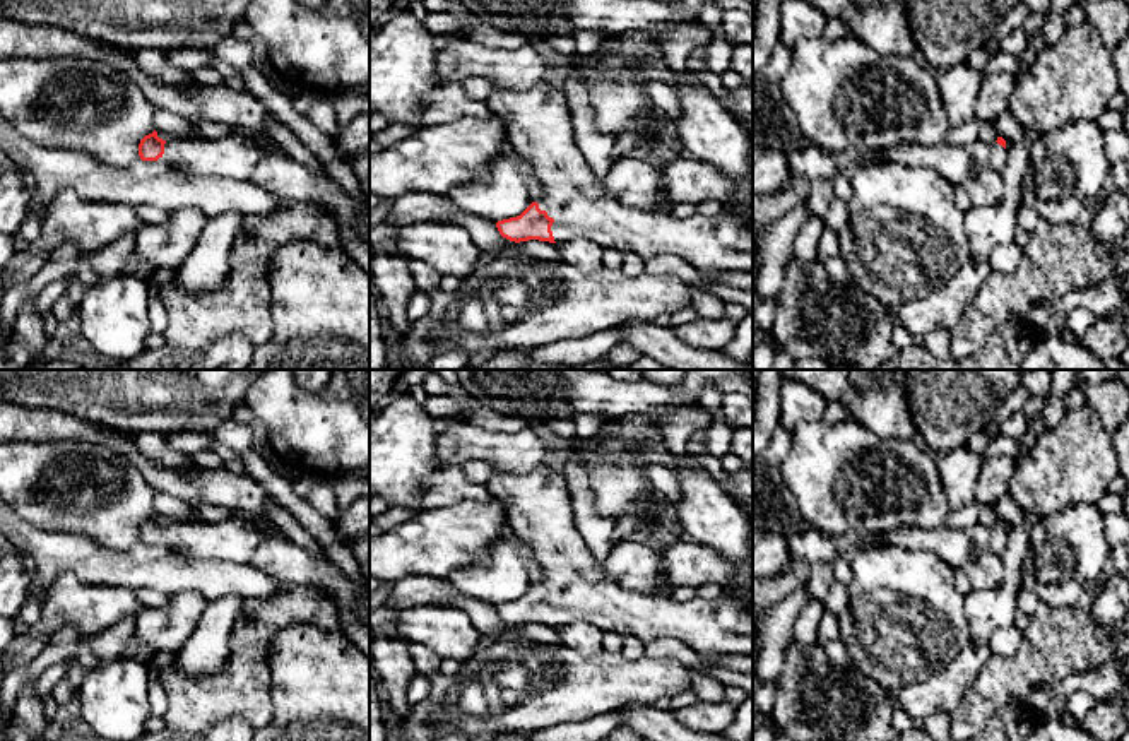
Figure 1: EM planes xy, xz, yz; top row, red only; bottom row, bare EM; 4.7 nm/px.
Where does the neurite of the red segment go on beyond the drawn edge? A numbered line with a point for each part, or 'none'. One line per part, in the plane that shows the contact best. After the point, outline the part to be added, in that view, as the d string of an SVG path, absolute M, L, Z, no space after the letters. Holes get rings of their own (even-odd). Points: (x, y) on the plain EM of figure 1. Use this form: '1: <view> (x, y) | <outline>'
1: xz (539, 509) | M553 460L530 472L501 472L493 464L491 467L494 472L486 486L493 498L506 507L510 529L517 541L534 551L542 568L542 580L534 585L554 602L551 614L556 626L583 621L604 633L636 637L645 643L657 638L676 638L701 657L753 655L753 609L742 601L722 596L676 602L665 596L623 589L609 578L576 531L566 479Z

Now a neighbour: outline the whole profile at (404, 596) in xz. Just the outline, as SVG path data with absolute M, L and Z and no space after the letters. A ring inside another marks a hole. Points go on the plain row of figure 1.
M404 577L392 584L393 590L387 604L393 609L409 609L417 606L457 608L470 619L481 637L494 637L515 626L499 618L496 606L488 606L470 596L464 596L440 578Z

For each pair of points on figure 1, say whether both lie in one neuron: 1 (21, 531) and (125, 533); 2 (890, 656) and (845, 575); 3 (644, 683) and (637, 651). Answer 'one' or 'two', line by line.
1: two
2: two
3: two

